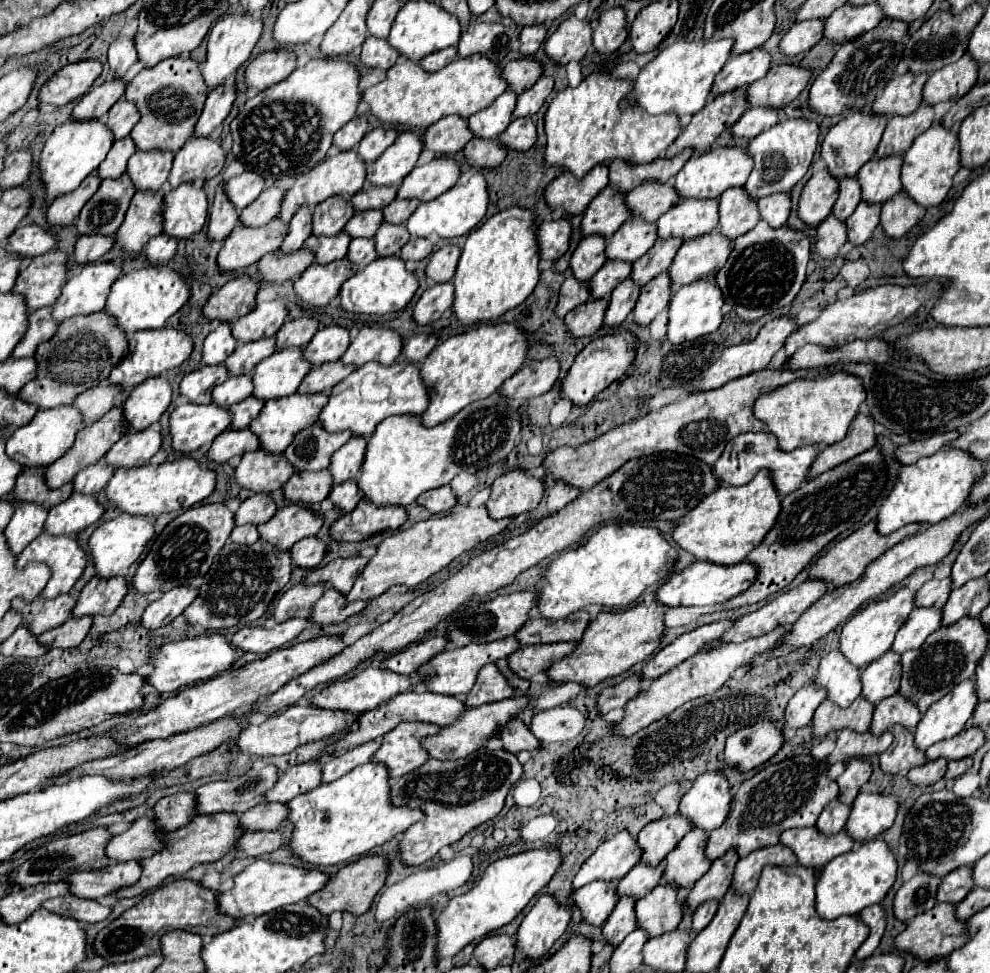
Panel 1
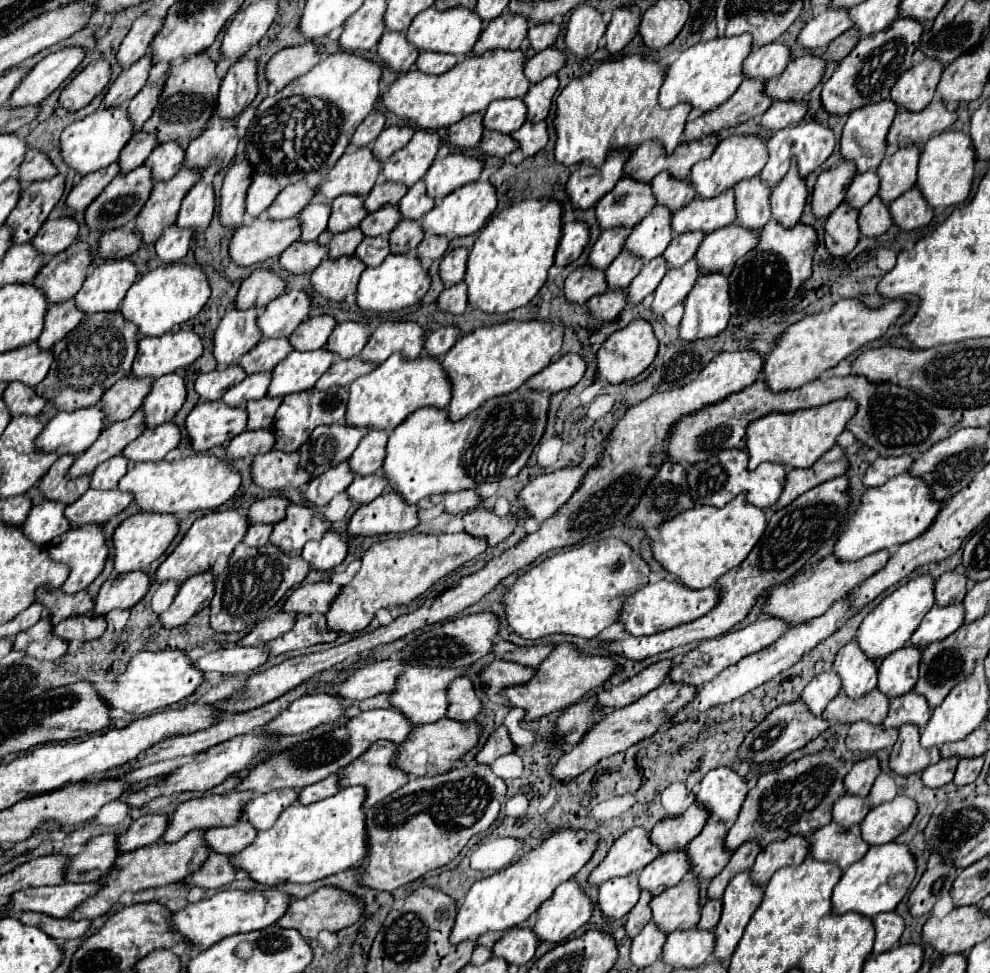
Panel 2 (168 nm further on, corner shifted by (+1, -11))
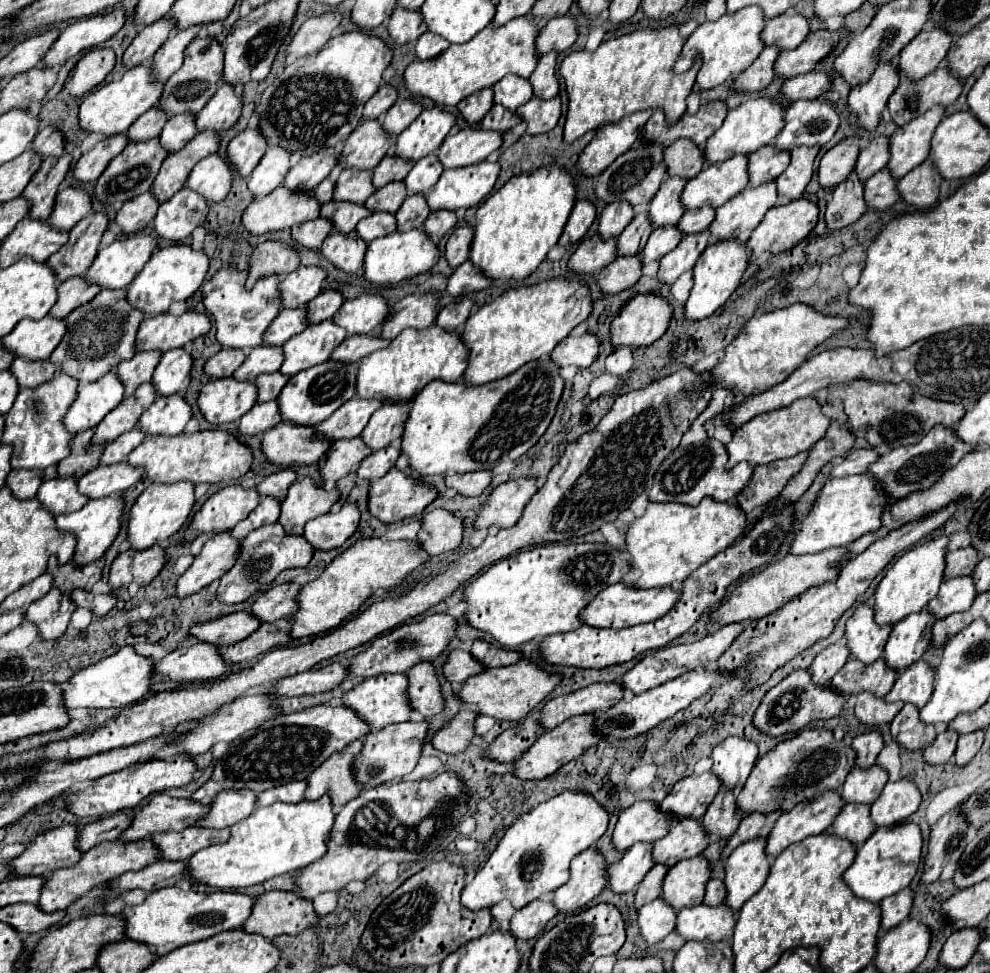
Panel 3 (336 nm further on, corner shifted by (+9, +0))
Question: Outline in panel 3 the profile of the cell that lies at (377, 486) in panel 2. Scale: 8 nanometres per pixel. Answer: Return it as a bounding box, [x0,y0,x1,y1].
[358,444,400,480]

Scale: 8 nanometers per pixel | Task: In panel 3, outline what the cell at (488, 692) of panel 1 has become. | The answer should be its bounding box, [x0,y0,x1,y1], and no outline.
[406,662,442,718]

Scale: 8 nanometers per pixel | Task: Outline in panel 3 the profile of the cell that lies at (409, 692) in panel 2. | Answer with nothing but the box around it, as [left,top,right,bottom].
[342,674,412,732]

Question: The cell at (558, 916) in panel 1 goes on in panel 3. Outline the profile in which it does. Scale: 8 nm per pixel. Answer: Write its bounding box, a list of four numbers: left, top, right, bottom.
[554,846,608,912]

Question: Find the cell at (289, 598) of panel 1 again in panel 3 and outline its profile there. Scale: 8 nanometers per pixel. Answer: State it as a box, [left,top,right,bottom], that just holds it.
[188,612,258,644]

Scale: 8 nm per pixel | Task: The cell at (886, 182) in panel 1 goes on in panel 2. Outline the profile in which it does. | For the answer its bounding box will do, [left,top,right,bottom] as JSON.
[876,145,920,205]

